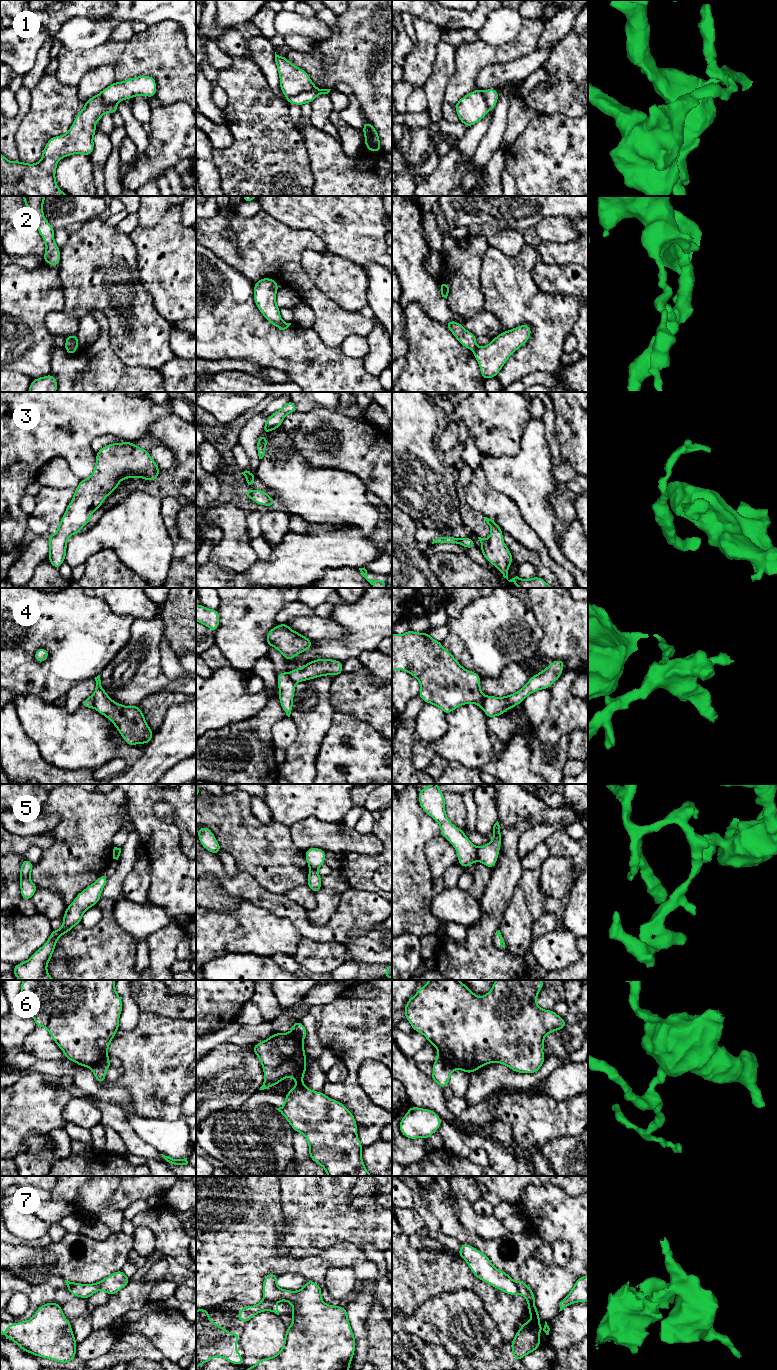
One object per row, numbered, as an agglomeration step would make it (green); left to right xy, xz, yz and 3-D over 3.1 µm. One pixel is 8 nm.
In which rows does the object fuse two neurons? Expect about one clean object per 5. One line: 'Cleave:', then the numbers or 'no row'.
Cleave: 1, 2, 4, 5, 6, 7

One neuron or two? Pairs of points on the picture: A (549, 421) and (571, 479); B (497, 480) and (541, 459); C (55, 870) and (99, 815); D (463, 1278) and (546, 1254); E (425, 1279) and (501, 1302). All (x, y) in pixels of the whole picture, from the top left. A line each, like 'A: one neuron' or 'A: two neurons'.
A: one neuron
B: one neuron
C: one neuron
D: two neurons
E: one neuron

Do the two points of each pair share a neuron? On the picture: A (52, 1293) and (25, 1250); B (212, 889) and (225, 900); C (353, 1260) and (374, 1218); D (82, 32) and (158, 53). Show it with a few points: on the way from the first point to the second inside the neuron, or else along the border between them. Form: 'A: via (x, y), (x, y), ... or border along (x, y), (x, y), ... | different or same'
A: border along (56, 1274), (52, 1276) | different
B: via (215, 892), (222, 899) | same
C: border along (336, 1243), (351, 1242), (362, 1250) | different
D: border along (109, 39), (87, 50) | different

